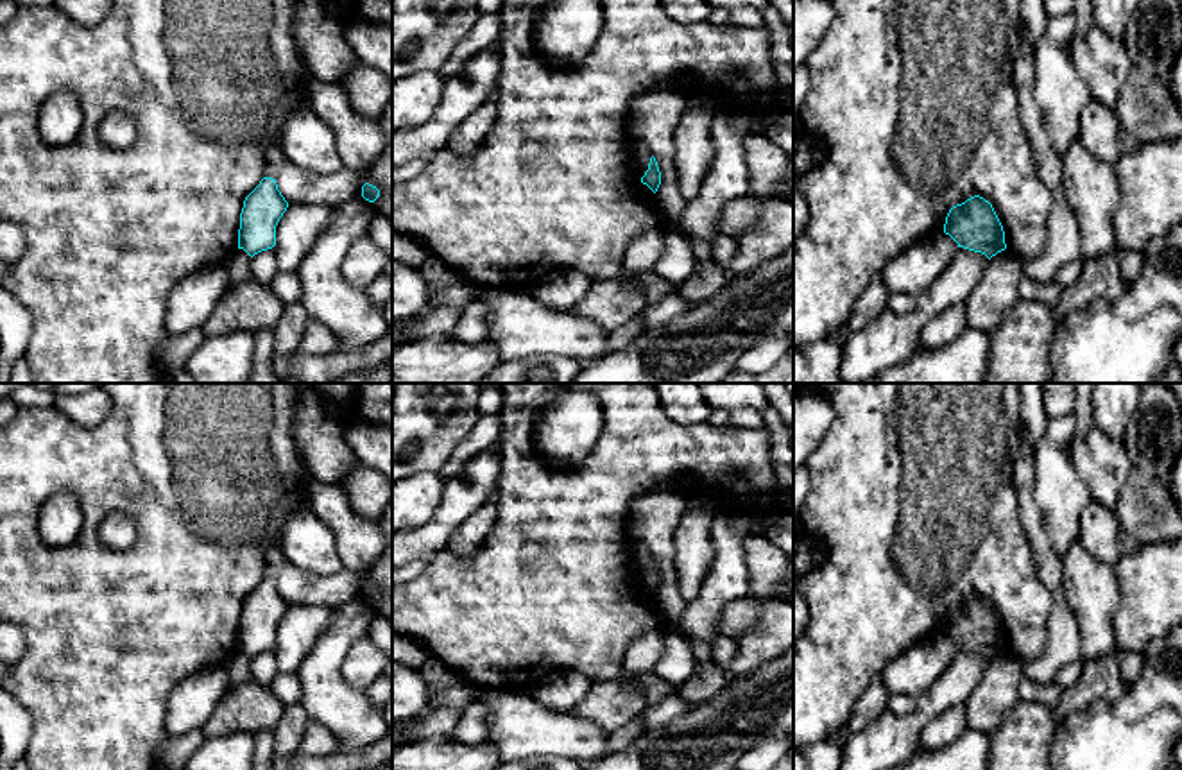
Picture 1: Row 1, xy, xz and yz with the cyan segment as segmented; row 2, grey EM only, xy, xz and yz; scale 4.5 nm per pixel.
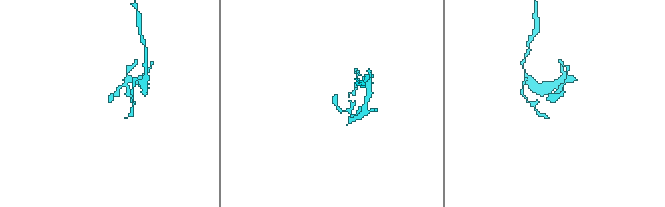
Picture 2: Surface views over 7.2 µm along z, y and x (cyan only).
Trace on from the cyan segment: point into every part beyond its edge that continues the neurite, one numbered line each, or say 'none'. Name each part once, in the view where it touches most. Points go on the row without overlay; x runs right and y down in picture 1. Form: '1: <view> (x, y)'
none

